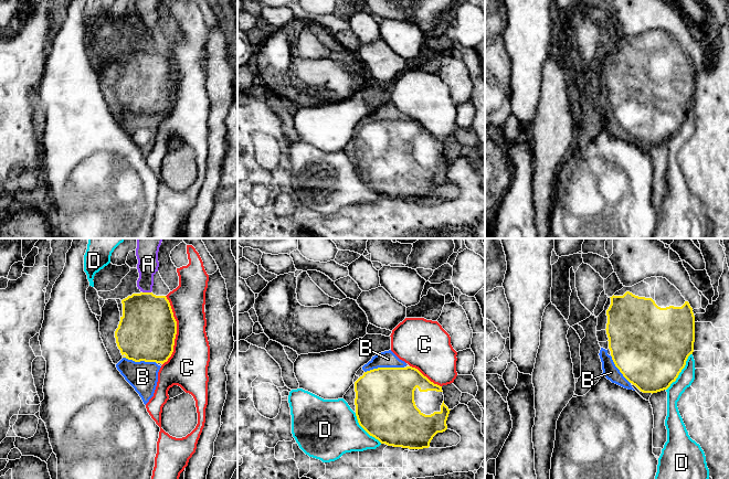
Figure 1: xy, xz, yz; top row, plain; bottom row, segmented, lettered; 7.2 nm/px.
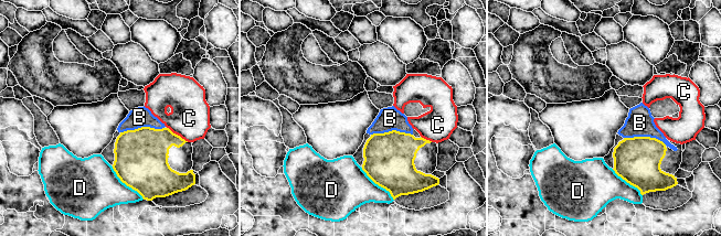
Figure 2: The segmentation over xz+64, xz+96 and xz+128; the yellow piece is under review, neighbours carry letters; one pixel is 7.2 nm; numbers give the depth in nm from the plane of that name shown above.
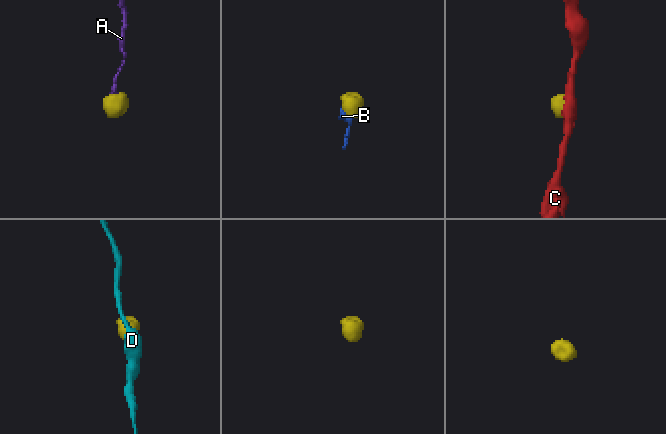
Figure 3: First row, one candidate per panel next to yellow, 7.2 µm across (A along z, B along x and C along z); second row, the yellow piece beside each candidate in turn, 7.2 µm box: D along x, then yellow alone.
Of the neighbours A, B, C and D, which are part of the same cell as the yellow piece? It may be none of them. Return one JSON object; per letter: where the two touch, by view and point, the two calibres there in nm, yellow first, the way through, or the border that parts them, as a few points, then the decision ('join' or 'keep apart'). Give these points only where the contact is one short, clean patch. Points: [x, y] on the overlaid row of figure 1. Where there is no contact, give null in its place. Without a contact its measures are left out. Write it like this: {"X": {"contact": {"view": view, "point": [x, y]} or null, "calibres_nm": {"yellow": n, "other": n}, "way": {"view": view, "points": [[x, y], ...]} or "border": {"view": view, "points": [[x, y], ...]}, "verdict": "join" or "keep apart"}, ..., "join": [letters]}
{"A": {"contact": {"view": "xy", "point": [147, 293]}, "calibres_nm": {"yellow": 400, "other": 150}, "way": {"view": "xy", "points": [[147, 327], [147, 293], [148, 264]]}, "verdict": "join"}, "B": {"contact": {"view": "xz", "point": [383, 368]}, "calibres_nm": {"yellow": 440, "other": 120}, "verdict": "join"}, "C": {"contact": {"view": "xy", "point": [176, 330]}, "calibres_nm": {"yellow": 420, "other": 280}, "verdict": "keep apart"}, "D": {"contact": {"view": "yz", "point": [680, 371]}, "calibres_nm": {"yellow": 500, "other": 120}, "verdict": "keep apart"}, "join": ["A", "B"]}

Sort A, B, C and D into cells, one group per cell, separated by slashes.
A B / C / D

